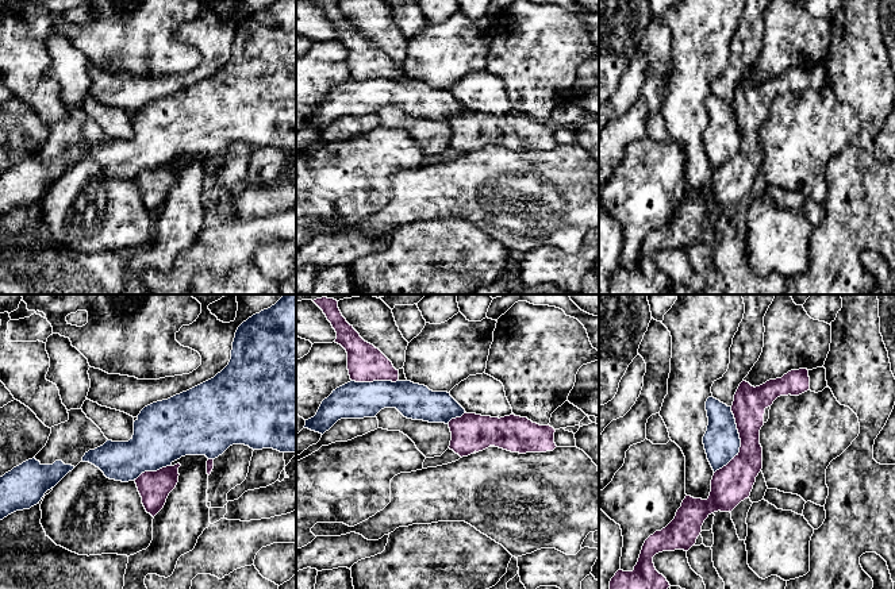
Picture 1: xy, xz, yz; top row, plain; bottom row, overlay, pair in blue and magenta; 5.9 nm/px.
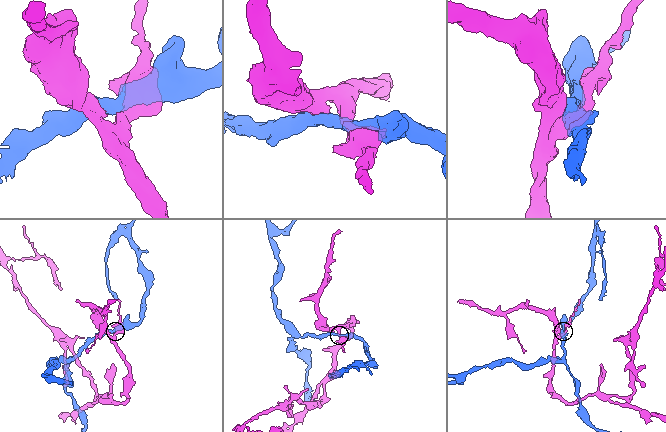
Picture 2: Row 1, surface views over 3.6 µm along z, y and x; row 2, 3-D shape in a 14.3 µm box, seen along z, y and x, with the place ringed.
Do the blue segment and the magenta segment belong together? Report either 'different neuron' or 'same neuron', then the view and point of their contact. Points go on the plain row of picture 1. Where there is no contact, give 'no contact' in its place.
different neuron; meets blue in yz at (740, 139)

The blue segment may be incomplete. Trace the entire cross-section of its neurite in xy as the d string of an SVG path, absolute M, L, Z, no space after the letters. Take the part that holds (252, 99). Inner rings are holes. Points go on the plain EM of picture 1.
M276 0L249 15L238 24L231 57L220 70L187 89L145 104L134 119L134 132L128 139L107 138L85 150L82 159L95 162L110 177L128 180L145 169L170 163L185 153L215 157L233 142L253 147L296 149L296 0Z

